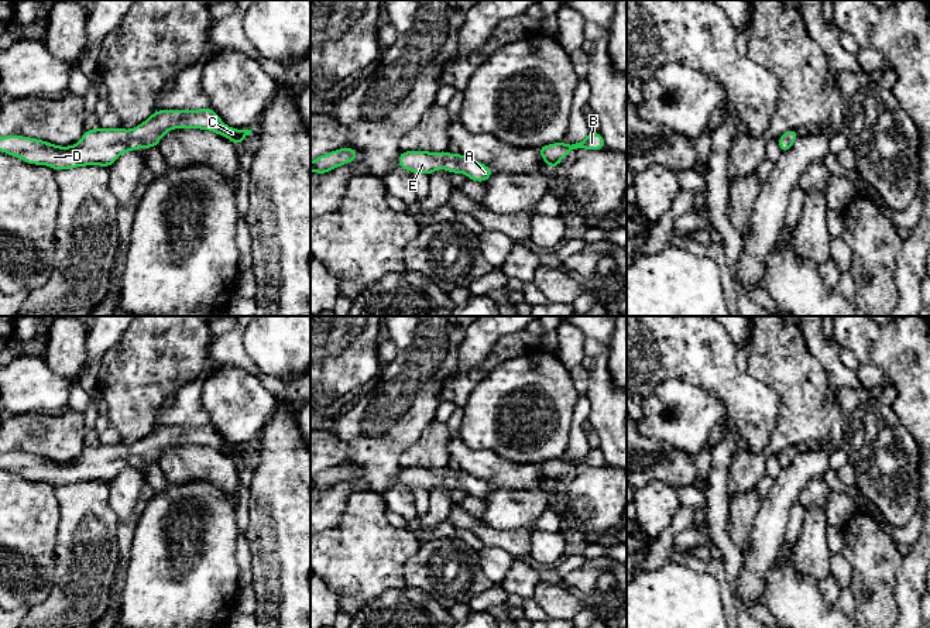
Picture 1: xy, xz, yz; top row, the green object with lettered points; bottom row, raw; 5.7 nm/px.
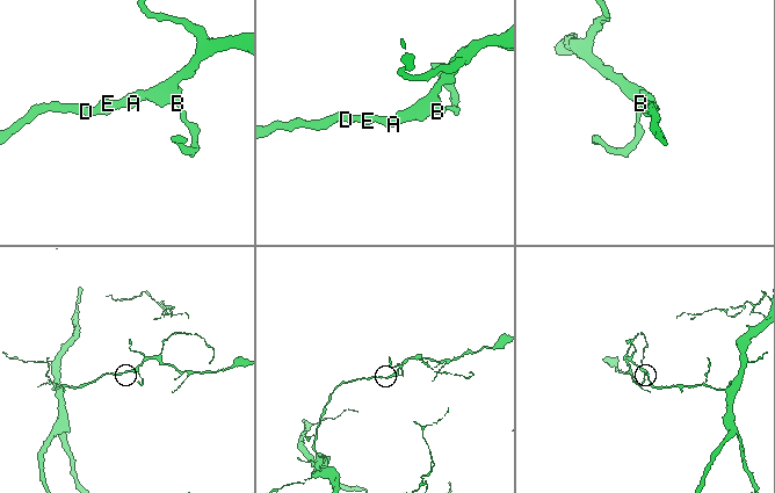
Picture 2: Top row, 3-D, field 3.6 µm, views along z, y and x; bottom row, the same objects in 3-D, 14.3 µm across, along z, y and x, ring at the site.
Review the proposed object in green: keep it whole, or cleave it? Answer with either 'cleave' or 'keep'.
keep

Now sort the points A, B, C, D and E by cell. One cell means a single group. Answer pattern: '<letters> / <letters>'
A B C D E

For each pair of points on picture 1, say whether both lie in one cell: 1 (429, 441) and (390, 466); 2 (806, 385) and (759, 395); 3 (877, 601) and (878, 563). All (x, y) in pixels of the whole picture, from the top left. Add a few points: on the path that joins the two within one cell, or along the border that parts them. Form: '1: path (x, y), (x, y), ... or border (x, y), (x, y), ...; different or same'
1: border (421, 435), (400, 456), (400, 467); different
2: border (748, 371), (776, 395), (778, 418), (774, 426); different
3: path (877, 592), (877, 573); same

